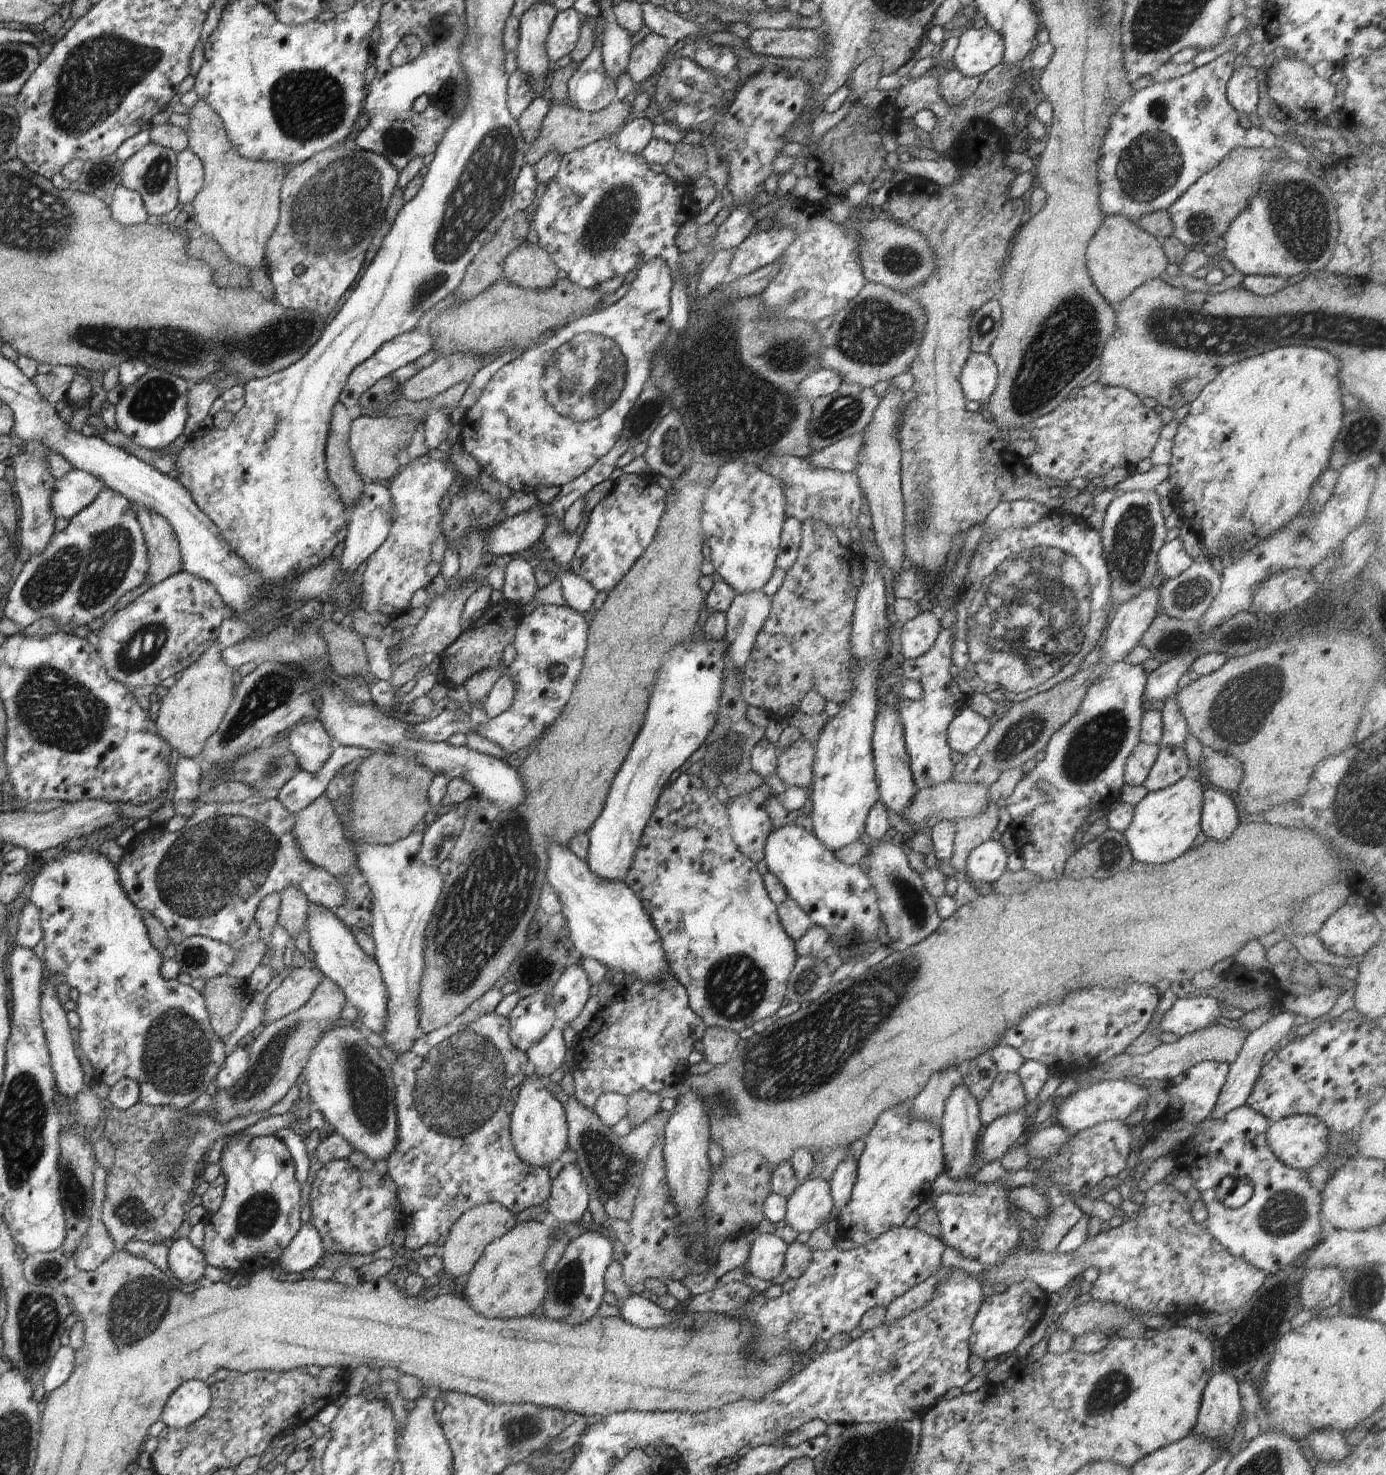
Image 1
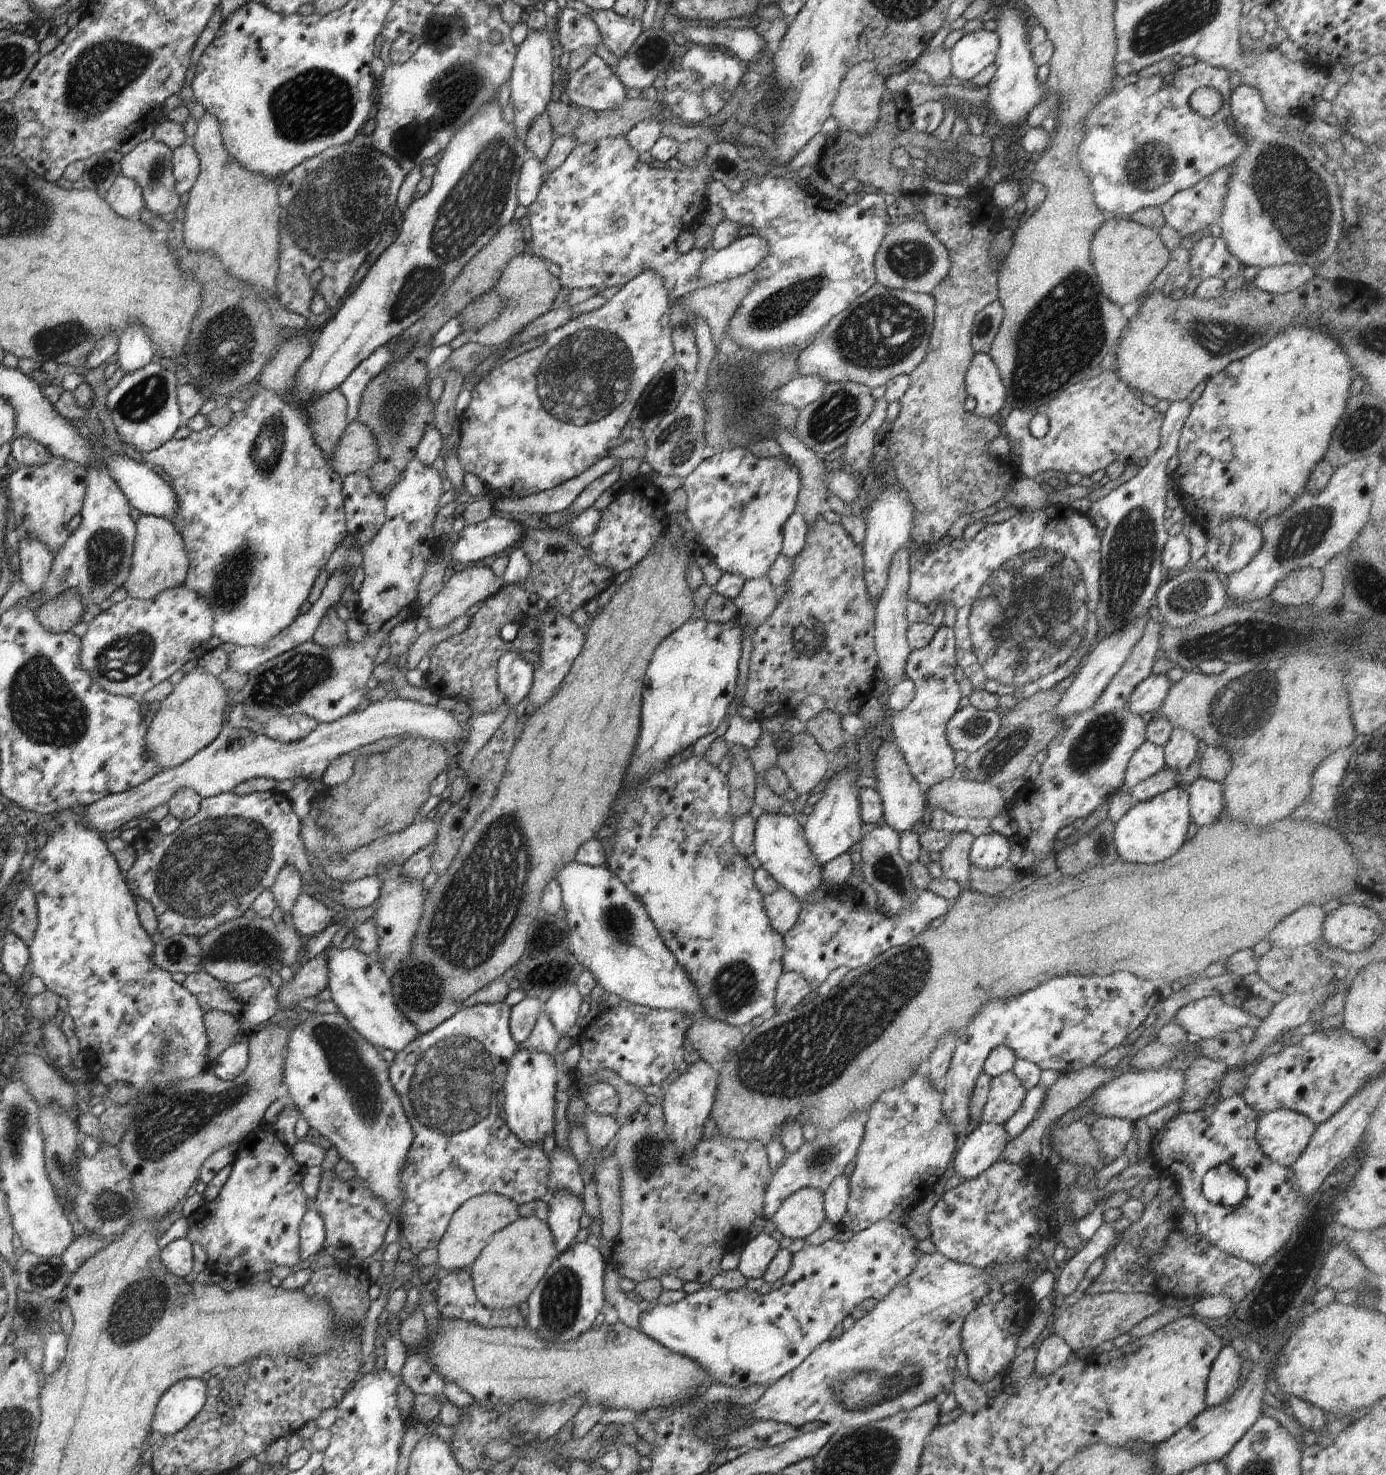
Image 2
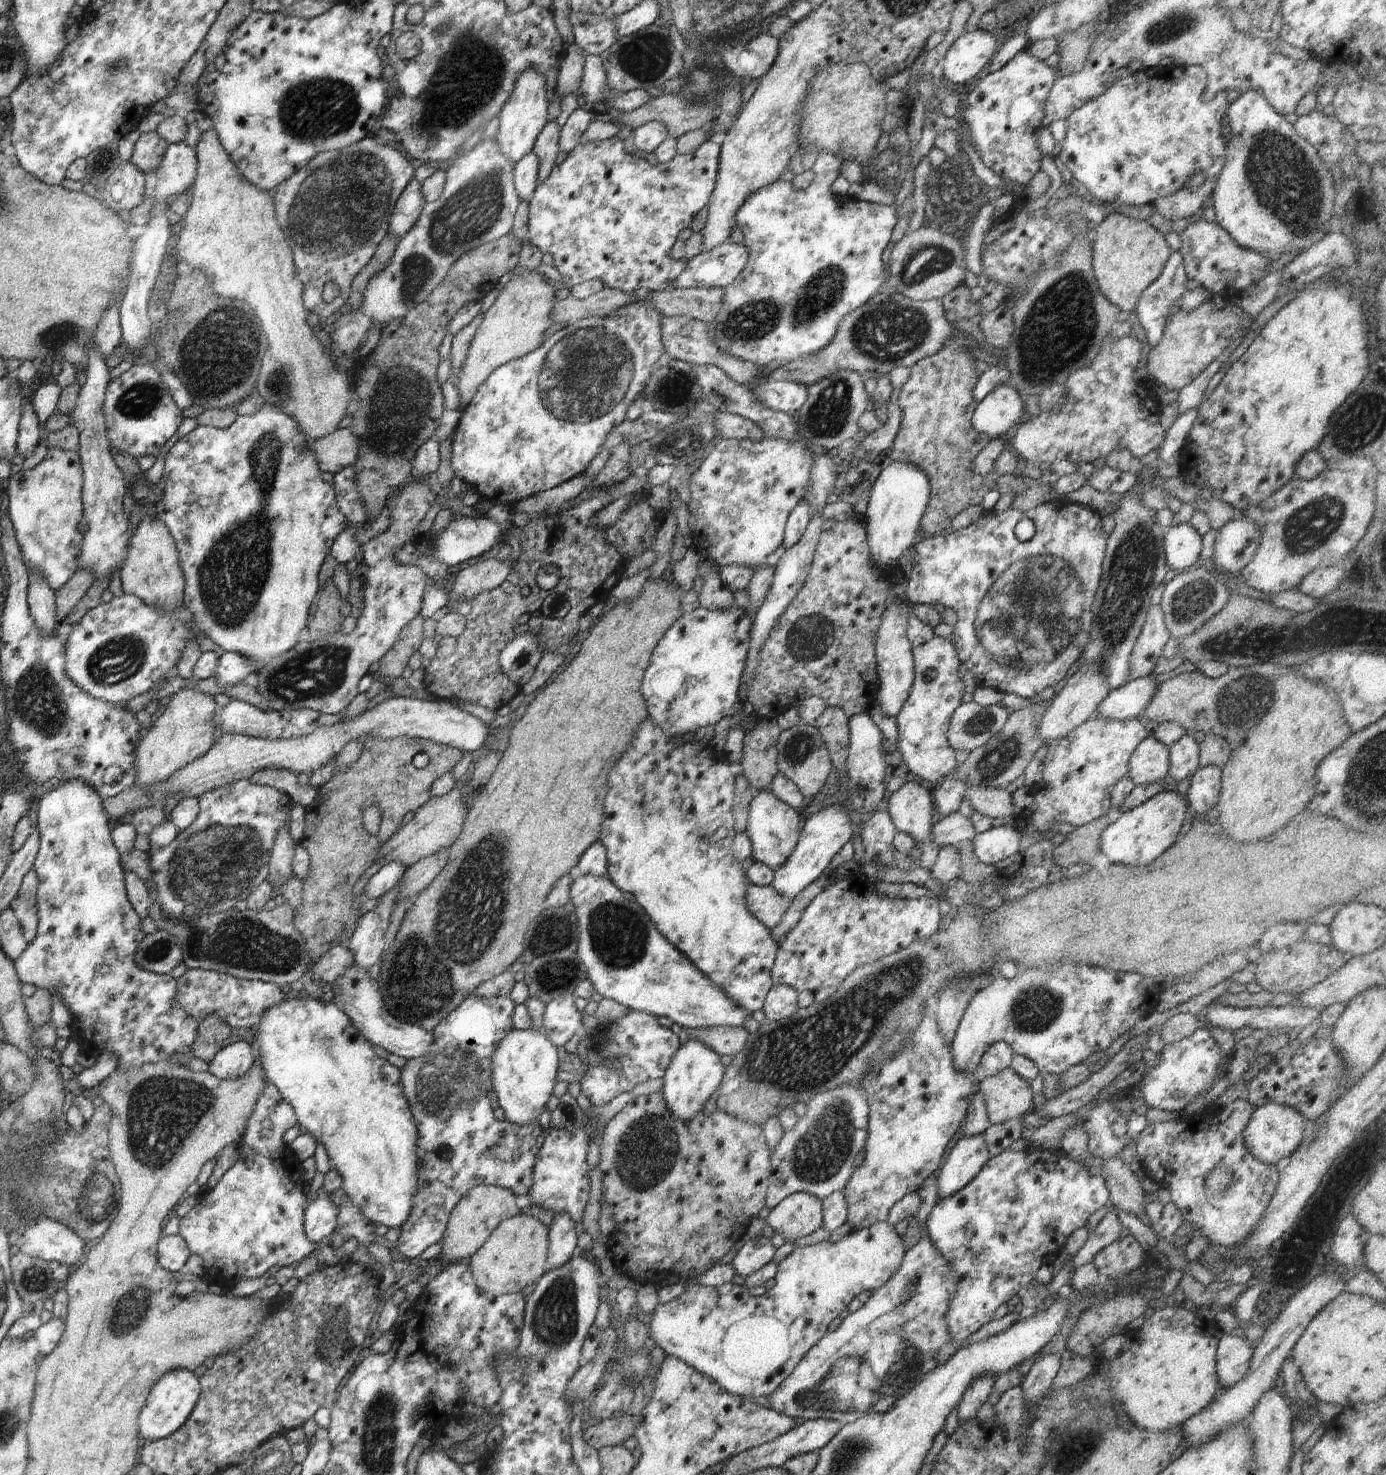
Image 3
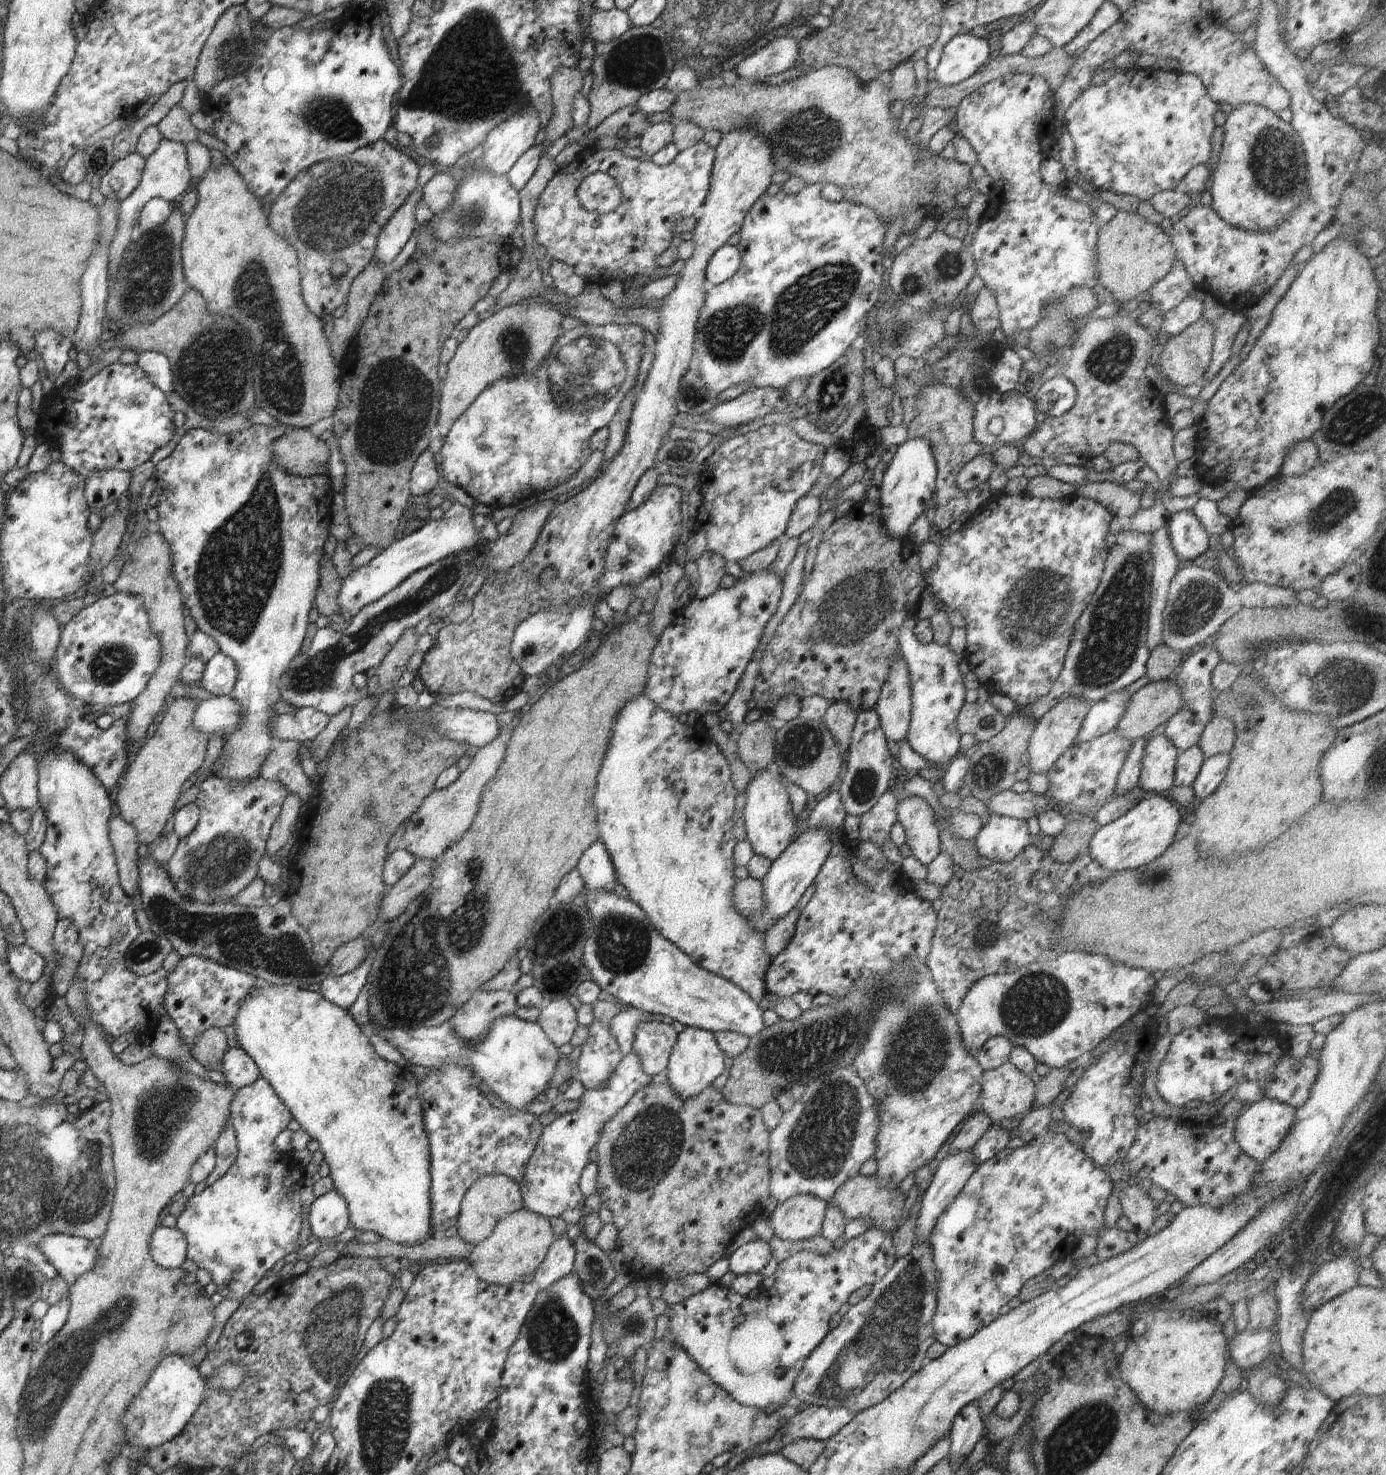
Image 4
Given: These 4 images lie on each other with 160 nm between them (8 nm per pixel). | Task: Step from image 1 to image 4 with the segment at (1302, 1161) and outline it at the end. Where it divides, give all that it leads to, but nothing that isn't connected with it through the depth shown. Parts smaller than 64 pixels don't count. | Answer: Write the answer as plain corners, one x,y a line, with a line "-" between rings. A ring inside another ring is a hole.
1264,1097
1247,1106
1244,1112
1240,1114
1238,1120
1235,1121
1234,1138
1242,1152
1257,1160
1260,1164
1269,1156
1272,1156
1292,1128
1295,1112
1296,1109
1289,1104
1276,1099
1269,1099
1268,1097

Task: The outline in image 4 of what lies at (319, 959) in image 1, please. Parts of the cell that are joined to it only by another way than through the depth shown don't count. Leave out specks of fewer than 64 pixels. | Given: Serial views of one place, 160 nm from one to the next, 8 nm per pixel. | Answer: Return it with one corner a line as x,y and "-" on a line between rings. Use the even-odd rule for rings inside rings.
515,1014
497,1018
488,1034
477,1044
458,1037
453,1030
454,1024
450,1022
412,1029
385,1029
376,1024
372,1024
372,1028
412,1064
430,1069
440,1068
446,1063
472,1068
479,1082
486,1082
504,1104
519,1111
527,1110
526,1106
548,1088
560,1057
558,1047
552,1044
537,1022
519,1019

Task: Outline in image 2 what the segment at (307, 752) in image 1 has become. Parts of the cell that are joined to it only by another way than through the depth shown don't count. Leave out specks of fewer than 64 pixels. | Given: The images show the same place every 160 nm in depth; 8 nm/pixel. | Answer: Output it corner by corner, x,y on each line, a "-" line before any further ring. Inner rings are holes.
293,714
289,717
275,715
274,718
260,722
268,738
281,743
293,743
306,738
317,725
317,720
306,715

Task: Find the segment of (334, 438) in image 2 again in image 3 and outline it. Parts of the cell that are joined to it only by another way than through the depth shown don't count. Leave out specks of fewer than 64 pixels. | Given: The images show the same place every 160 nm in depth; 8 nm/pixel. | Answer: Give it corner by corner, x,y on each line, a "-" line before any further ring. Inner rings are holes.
213,128
201,133
195,151
197,175
189,191
191,203
183,216
184,225
176,237
176,252
192,269
201,270
211,278
212,290
218,296
246,302
262,322
270,346
262,358
262,368
255,382
256,394
262,396
264,403
291,416
308,441
325,437
339,428
339,422
346,415
351,396
348,373
332,362
326,349
312,334
312,327
306,323
310,312
303,305
303,284
295,277
292,250
278,224
272,192
259,189
239,171

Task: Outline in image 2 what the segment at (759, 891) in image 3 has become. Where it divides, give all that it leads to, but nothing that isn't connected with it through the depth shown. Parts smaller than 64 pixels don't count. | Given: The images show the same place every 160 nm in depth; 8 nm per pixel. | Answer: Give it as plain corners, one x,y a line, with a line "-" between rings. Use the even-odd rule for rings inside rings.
780,887
774,894
763,897
771,927
785,935
796,924
802,904
784,887

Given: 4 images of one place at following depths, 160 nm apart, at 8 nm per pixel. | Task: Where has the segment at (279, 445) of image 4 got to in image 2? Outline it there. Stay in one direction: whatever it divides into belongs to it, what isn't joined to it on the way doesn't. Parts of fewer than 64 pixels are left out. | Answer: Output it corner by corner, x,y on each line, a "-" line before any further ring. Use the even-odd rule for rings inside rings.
350,421
338,441
335,453
328,459
330,466
341,476
367,474
377,461
379,446
370,429
360,421

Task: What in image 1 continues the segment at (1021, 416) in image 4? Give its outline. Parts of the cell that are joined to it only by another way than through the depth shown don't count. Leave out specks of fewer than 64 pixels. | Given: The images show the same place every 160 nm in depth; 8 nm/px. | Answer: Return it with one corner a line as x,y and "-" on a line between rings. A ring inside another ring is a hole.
972,353
962,367
959,381
968,401
978,401
982,405
998,384
996,363
988,353

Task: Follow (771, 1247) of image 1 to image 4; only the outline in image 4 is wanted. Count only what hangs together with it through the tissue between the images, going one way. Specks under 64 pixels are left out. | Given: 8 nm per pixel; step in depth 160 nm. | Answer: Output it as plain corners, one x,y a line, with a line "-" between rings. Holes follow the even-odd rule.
762,1239
750,1241
735,1250
729,1257
729,1270
736,1275
760,1273
772,1257
772,1251
767,1242

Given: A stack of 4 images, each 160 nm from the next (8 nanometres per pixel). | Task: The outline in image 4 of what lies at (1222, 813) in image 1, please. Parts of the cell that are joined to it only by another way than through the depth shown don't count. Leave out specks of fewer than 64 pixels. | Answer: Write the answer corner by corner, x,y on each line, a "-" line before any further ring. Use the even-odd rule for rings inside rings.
1222,753
1221,755
1207,758
1202,763
1200,772
1191,784
1197,801
1204,800
1218,788
1221,780
1226,776
1228,763
1231,762
1228,755
1230,753

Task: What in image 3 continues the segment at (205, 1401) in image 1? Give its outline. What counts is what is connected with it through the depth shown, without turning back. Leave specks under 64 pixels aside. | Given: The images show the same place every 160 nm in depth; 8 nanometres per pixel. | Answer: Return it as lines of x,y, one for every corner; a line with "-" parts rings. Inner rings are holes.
186,1369
167,1372
152,1387
146,1404
140,1411
138,1417
139,1436
145,1438
146,1441
160,1440
180,1430
194,1410
200,1393
201,1386
193,1372

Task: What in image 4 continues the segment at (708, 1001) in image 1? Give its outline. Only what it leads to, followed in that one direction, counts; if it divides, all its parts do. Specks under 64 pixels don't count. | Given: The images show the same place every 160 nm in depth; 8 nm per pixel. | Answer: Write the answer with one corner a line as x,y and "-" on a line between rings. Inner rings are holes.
645,694
632,700
616,718
616,726
614,726
614,734
612,734
612,744
610,750
604,758
602,770
598,774
598,784
596,784
596,792
594,792
594,804
598,810
597,825
599,830
599,841
607,847
608,854
612,859
615,868
617,882
624,884
630,892
630,899
634,901
646,913
653,927
672,941
682,952
685,952
697,965
704,970
713,972
730,982
739,986
744,992
750,995
754,1002
759,1003
765,995
768,994
766,988
766,971
768,970
771,958
765,951
765,937
761,930
756,930
749,919
744,918
733,907
733,890
737,883
735,877
735,862
733,859
733,848
737,843
732,835
733,814
735,811
735,798
737,795
732,780
730,779
730,765
720,748
714,741
708,740
704,734
696,731
695,726
688,726
682,723
672,713
661,709
652,699

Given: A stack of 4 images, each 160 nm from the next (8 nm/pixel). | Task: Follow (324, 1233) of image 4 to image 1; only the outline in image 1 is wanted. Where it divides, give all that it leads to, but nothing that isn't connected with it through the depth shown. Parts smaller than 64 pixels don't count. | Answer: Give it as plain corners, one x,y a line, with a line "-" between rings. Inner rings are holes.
309,1222
299,1228
291,1243
282,1251
278,1266
288,1274
302,1274
321,1264
325,1254
319,1232

